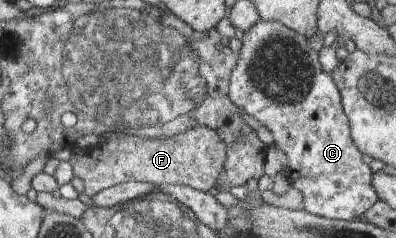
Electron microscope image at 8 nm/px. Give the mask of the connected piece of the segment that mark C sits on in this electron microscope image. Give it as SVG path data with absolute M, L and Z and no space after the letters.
M259 20L250 30L247 30L243 36L242 47L238 54L238 65L232 74L231 78L231 99L234 100L235 105L245 109L245 112L257 120L261 125L265 126L274 137L274 144L287 155L287 169L282 173L287 175L291 185L299 188L304 195L304 207L311 213L329 218L332 220L349 221L361 219L362 215L370 209L371 206L377 202L377 192L372 185L369 185L369 167L361 161L361 153L357 151L357 146L350 136L350 125L347 125L348 116L342 108L341 92L336 87L331 75L323 71L322 63L320 62L320 54L313 50L309 45L309 40L303 34L291 30L282 21L265 21Z

